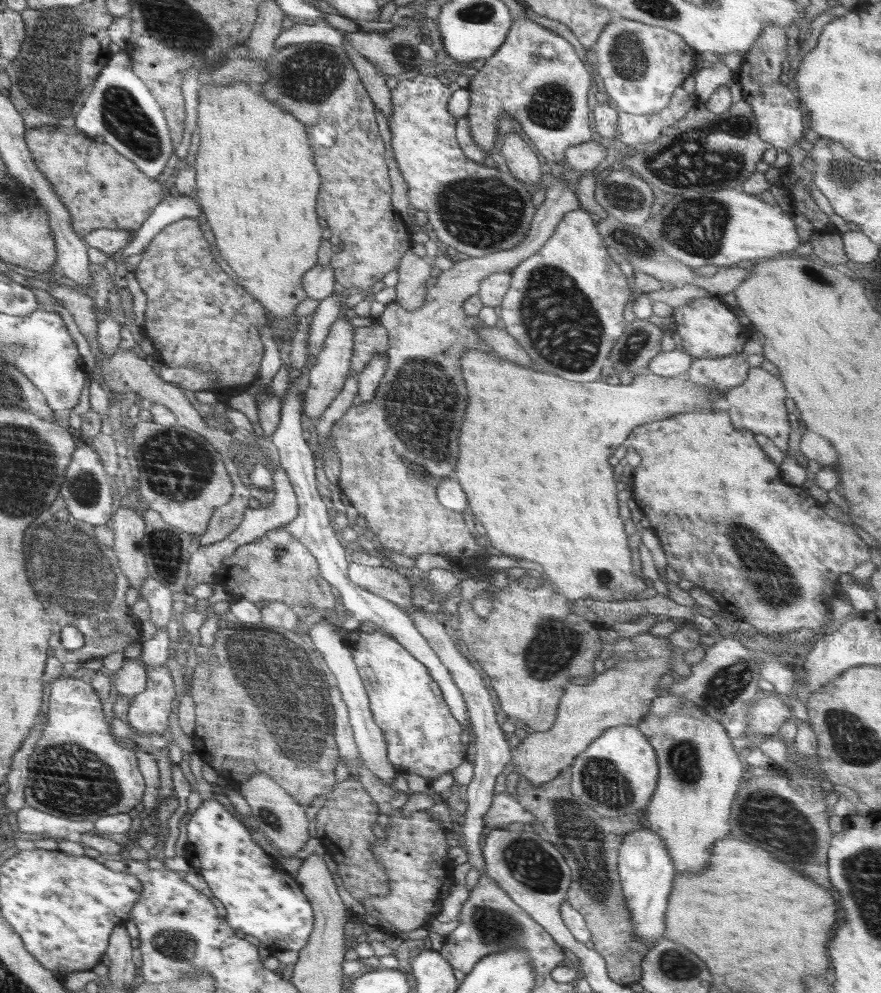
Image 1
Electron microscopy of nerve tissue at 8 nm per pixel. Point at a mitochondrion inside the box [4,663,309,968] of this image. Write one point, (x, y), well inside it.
(66, 776)

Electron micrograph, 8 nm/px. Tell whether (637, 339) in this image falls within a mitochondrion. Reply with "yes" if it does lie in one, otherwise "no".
yes

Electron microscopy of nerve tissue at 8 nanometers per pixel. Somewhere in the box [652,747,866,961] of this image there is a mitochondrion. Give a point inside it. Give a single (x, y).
(766, 817)

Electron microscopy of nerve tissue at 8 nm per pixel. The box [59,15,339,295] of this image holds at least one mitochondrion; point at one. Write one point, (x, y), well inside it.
(123, 117)

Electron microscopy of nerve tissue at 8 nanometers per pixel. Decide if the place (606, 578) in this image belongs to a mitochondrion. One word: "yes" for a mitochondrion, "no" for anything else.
yes

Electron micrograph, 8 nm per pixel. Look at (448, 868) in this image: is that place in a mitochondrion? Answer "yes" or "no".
no

